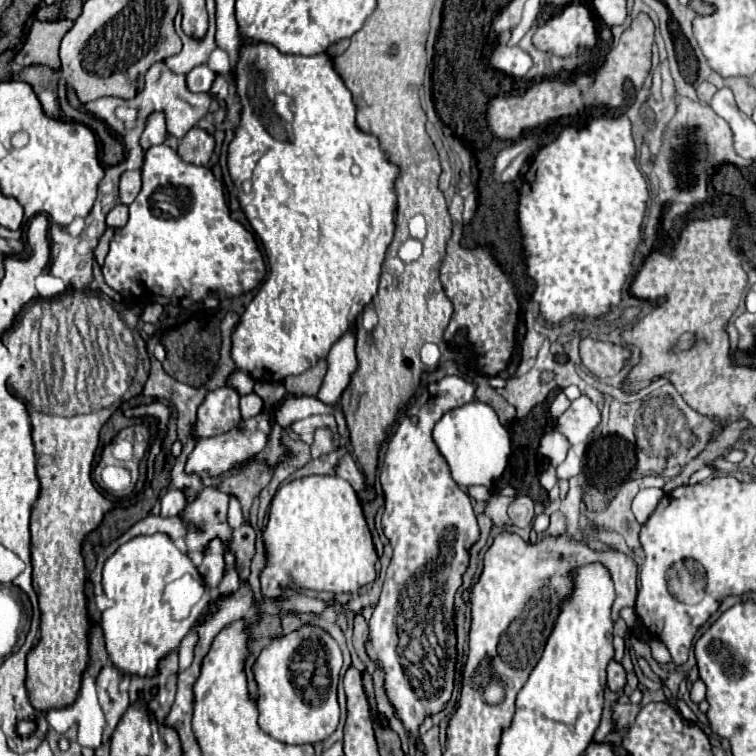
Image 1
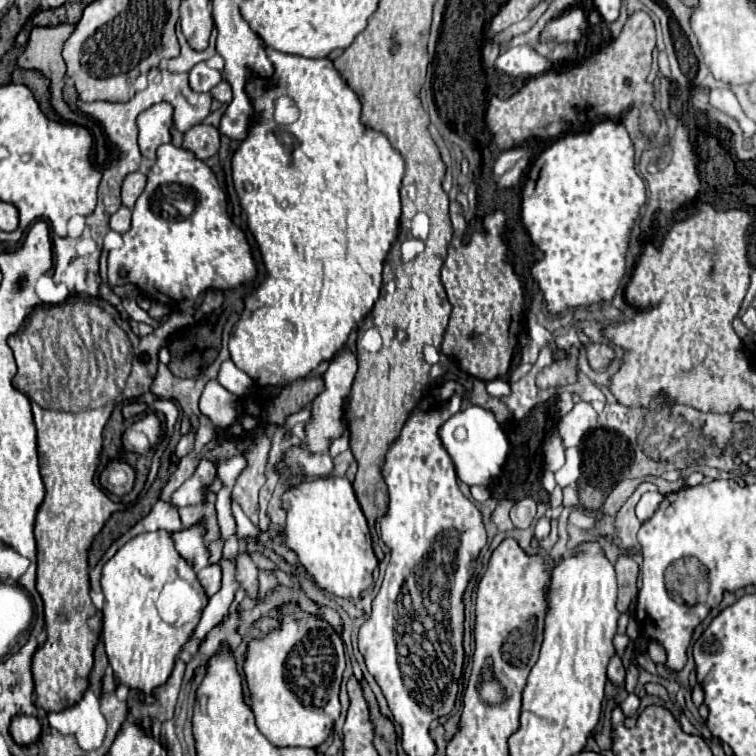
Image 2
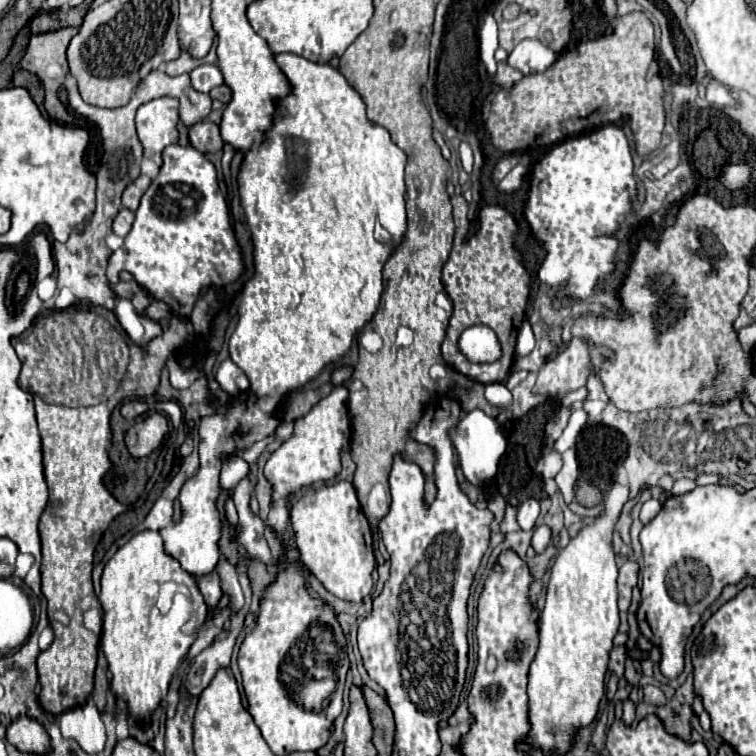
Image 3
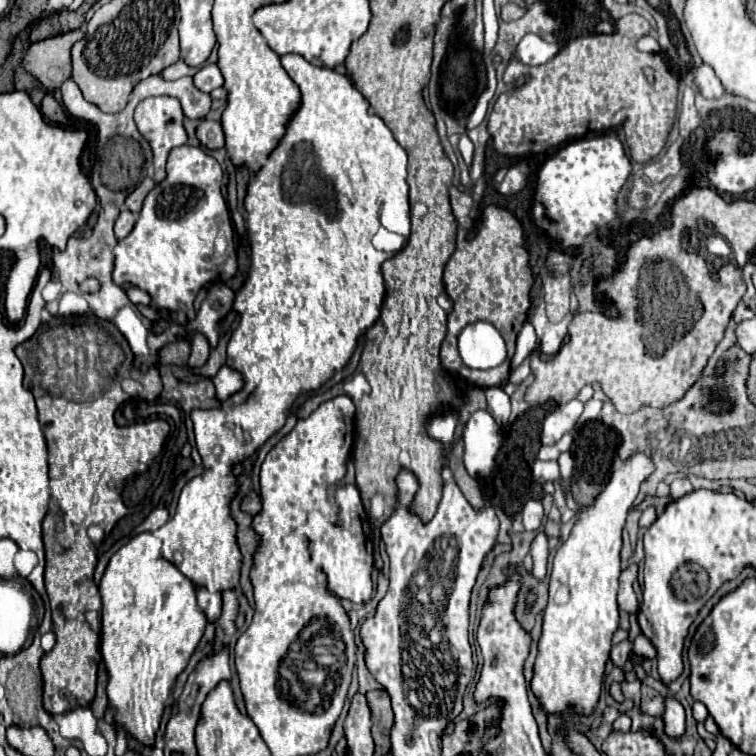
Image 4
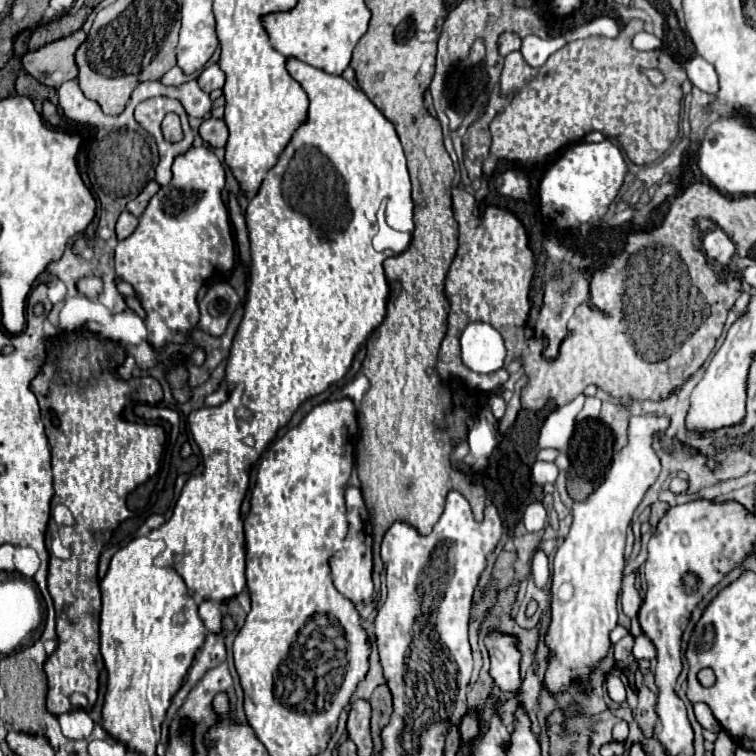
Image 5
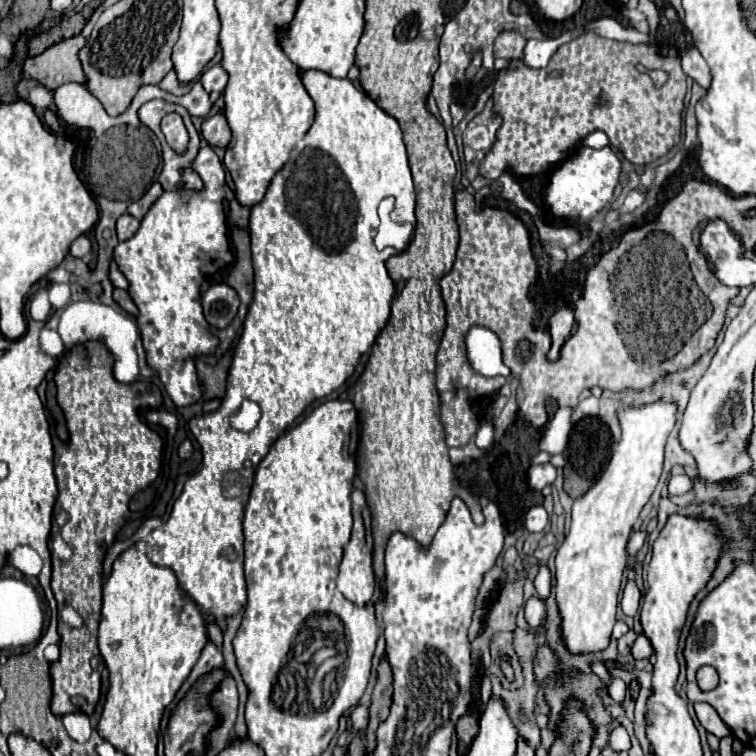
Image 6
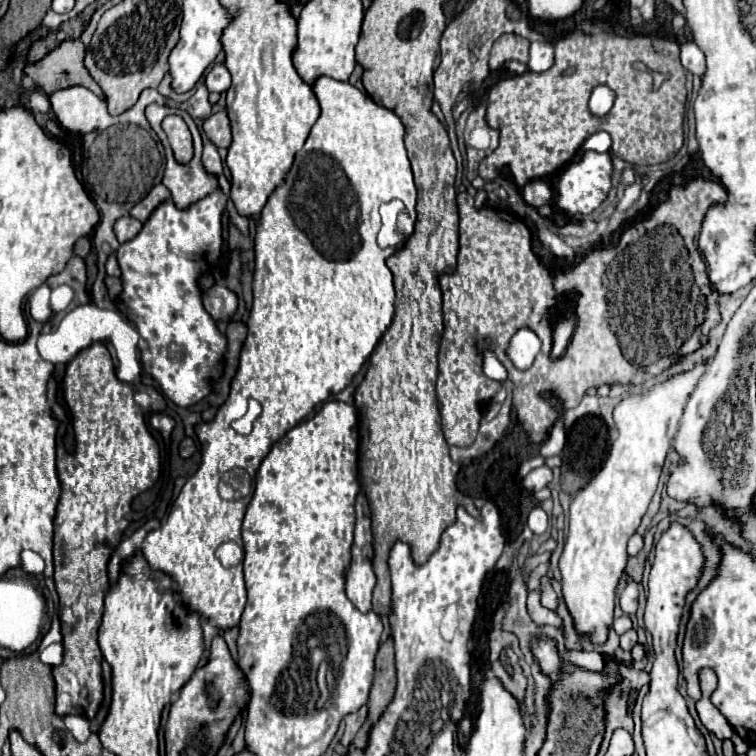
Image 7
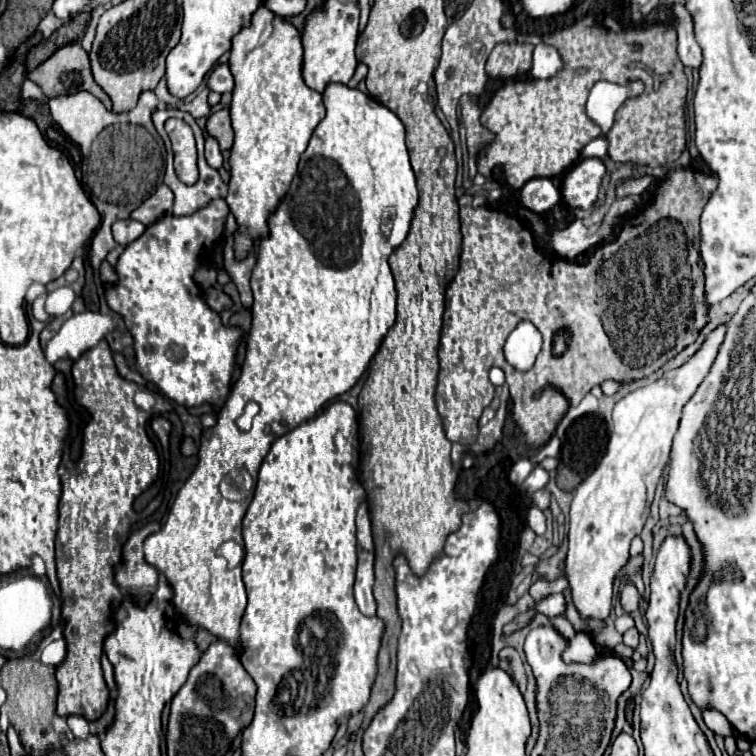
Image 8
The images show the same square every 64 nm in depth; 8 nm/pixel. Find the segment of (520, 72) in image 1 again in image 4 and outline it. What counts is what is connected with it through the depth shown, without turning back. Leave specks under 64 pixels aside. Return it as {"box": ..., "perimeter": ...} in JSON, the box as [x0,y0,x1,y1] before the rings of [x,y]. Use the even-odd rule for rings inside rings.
{"box":[516,34,560,66],"perimeter":[[[526,34],[516,46],[516,56],[520,62],[528,66],[540,66],[546,64],[558,50],[560,50],[558,42],[544,42],[536,34]]]}

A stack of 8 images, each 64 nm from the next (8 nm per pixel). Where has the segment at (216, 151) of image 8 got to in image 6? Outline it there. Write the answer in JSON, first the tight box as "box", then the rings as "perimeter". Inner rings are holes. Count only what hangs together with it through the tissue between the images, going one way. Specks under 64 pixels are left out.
{"box":[114,146,232,406],"perimeter":[[[202,146],[192,168],[202,176],[204,190],[164,192],[144,216],[140,230],[114,248],[114,260],[128,280],[128,294],[140,316],[138,326],[146,362],[160,376],[176,406],[190,406],[202,396],[196,372],[198,356],[212,356],[220,340],[210,334],[200,304],[200,284],[206,276],[232,262],[224,216],[224,166],[212,146]]]}

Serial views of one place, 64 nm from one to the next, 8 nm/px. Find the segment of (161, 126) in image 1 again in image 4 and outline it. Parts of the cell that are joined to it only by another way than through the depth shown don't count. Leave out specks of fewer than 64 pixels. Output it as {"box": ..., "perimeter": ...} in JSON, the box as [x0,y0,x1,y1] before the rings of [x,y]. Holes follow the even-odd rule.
{"box":[134,96,188,182],"perimeter":[[[156,96],[156,98],[146,98],[138,104],[136,112],[134,112],[134,122],[138,126],[138,130],[142,132],[142,136],[150,142],[152,152],[154,152],[154,166],[152,162],[145,165],[146,172],[154,172],[154,180],[162,182],[166,178],[166,160],[172,148],[186,144],[188,134],[184,128],[184,114],[182,114],[182,106],[178,102],[178,98],[170,98],[170,96]]]}

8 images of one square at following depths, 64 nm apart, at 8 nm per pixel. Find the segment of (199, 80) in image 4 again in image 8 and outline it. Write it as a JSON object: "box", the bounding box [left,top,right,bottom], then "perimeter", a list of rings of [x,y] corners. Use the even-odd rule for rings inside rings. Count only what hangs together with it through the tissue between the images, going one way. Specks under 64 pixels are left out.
{"box":[208,64,234,94],"perimeter":[[[220,64],[220,66],[216,66],[212,70],[210,80],[208,80],[208,88],[214,90],[214,92],[218,92],[218,94],[234,90],[234,76],[232,76],[228,64]]]}

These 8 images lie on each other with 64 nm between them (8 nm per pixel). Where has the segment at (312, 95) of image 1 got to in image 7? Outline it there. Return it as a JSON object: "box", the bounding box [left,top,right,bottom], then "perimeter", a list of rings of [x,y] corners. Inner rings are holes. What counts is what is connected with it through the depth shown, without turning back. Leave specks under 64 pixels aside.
{"box":[142,78,416,632],"perimeter":[[[318,78],[312,88],[322,114],[304,148],[296,154],[284,186],[276,188],[258,220],[258,234],[254,240],[254,304],[230,394],[216,412],[214,420],[202,422],[196,428],[202,446],[202,464],[184,484],[166,524],[150,532],[142,544],[142,554],[150,568],[168,574],[172,582],[178,584],[180,602],[222,632],[240,622],[246,604],[246,588],[242,566],[224,568],[214,556],[214,550],[228,540],[242,545],[240,526],[250,498],[222,500],[218,494],[218,482],[222,474],[232,468],[244,468],[248,474],[256,474],[260,462],[266,458],[276,440],[304,420],[328,396],[342,392],[360,372],[394,318],[394,284],[386,258],[396,248],[384,250],[376,242],[378,208],[382,202],[390,202],[394,198],[404,202],[396,228],[402,236],[410,236],[416,222],[416,186],[404,144],[405,127],[400,118],[388,108],[376,104],[368,94],[362,94],[350,82]],[[248,398],[260,402],[262,414],[256,418],[252,432],[242,436],[230,424],[238,418],[238,414],[244,414]]]}

